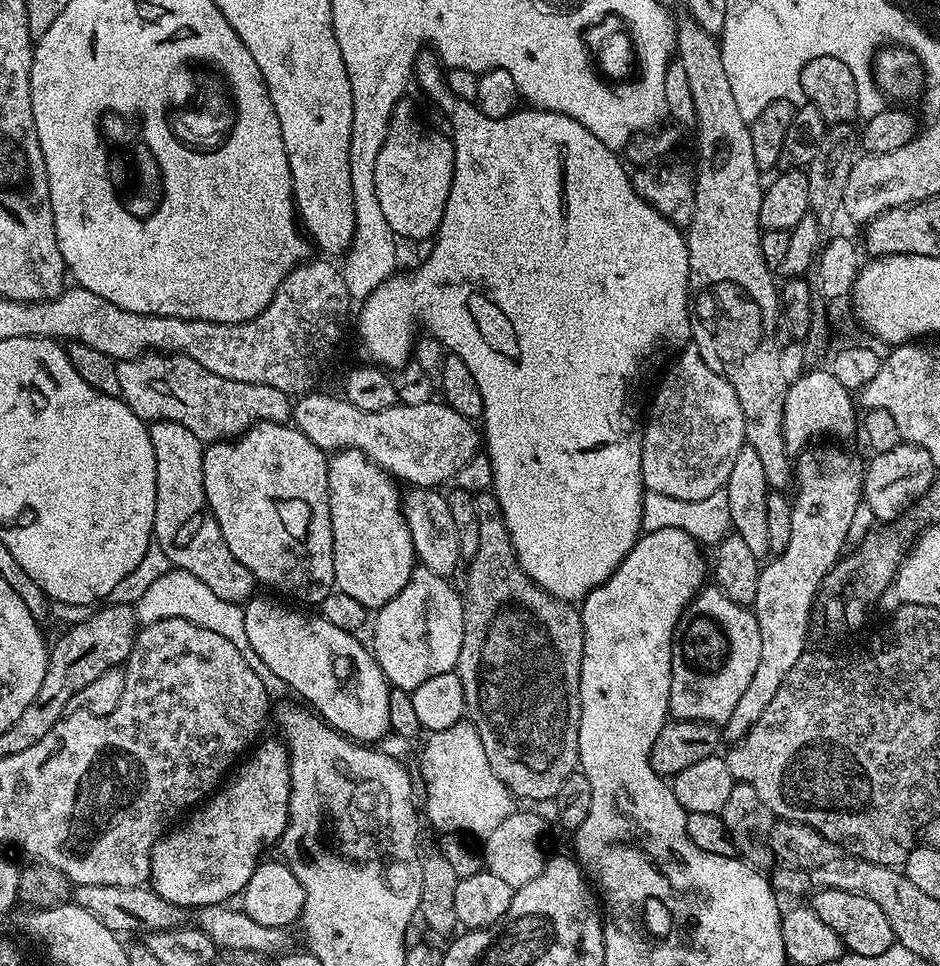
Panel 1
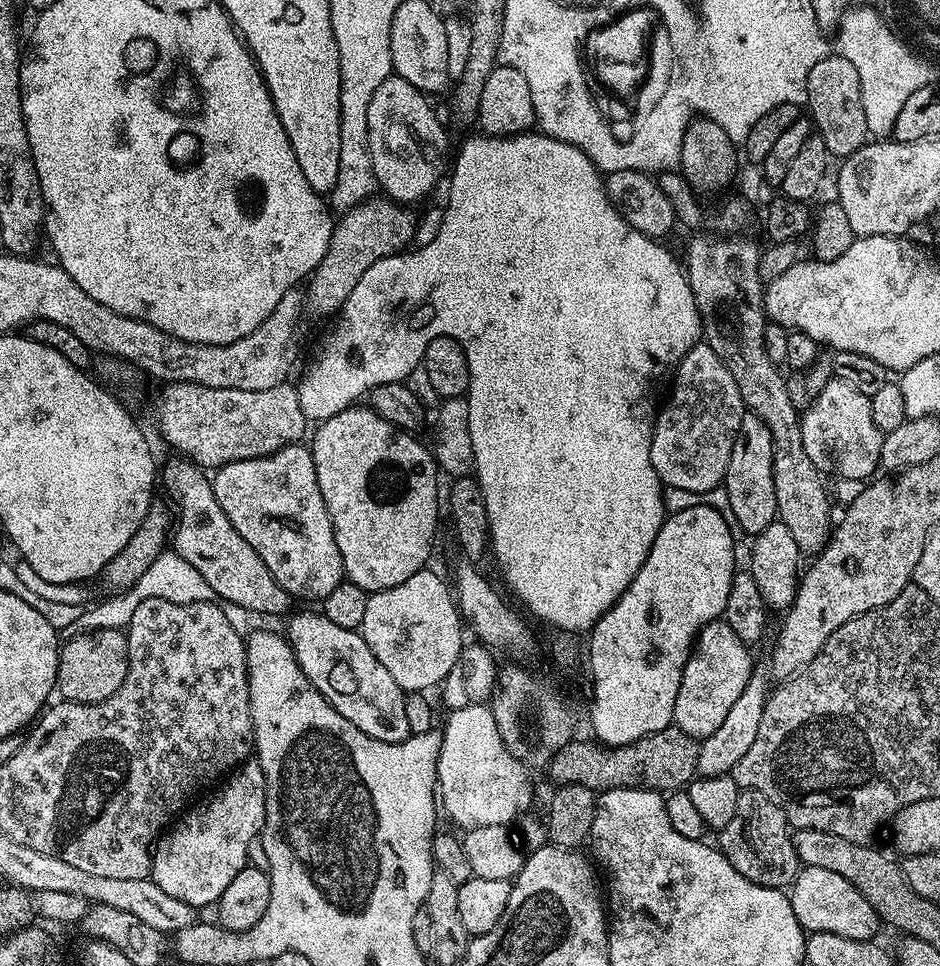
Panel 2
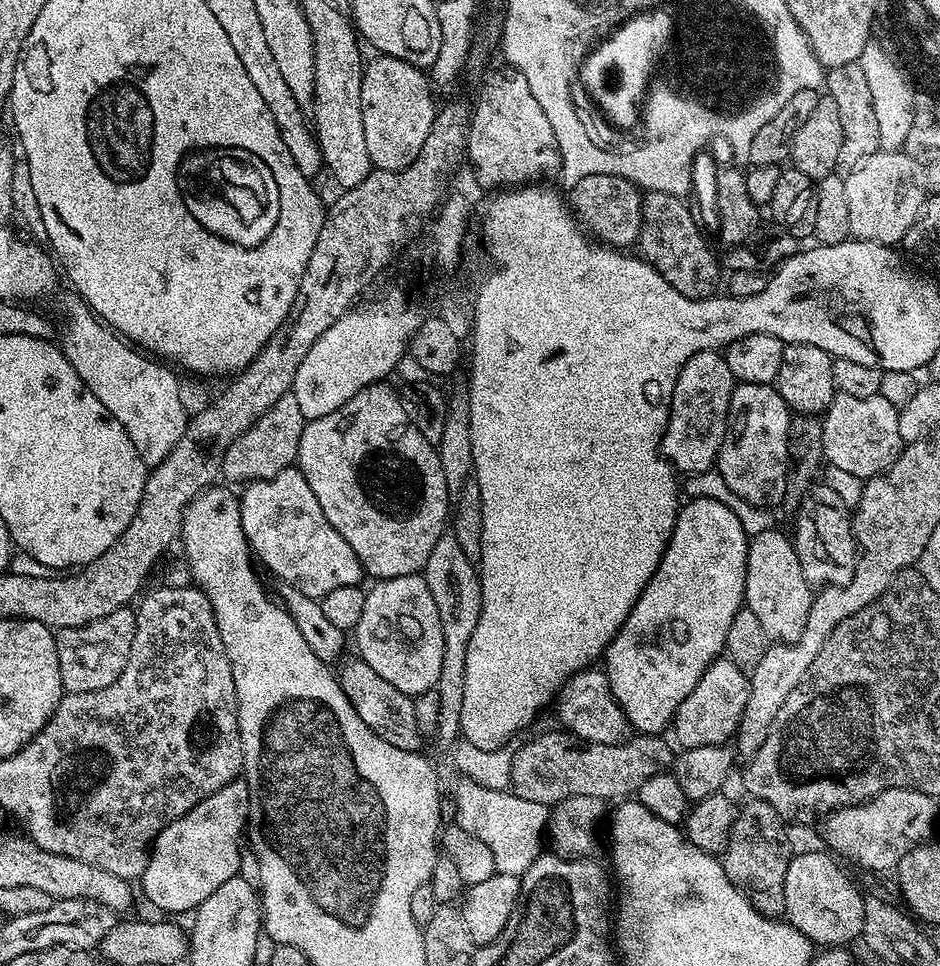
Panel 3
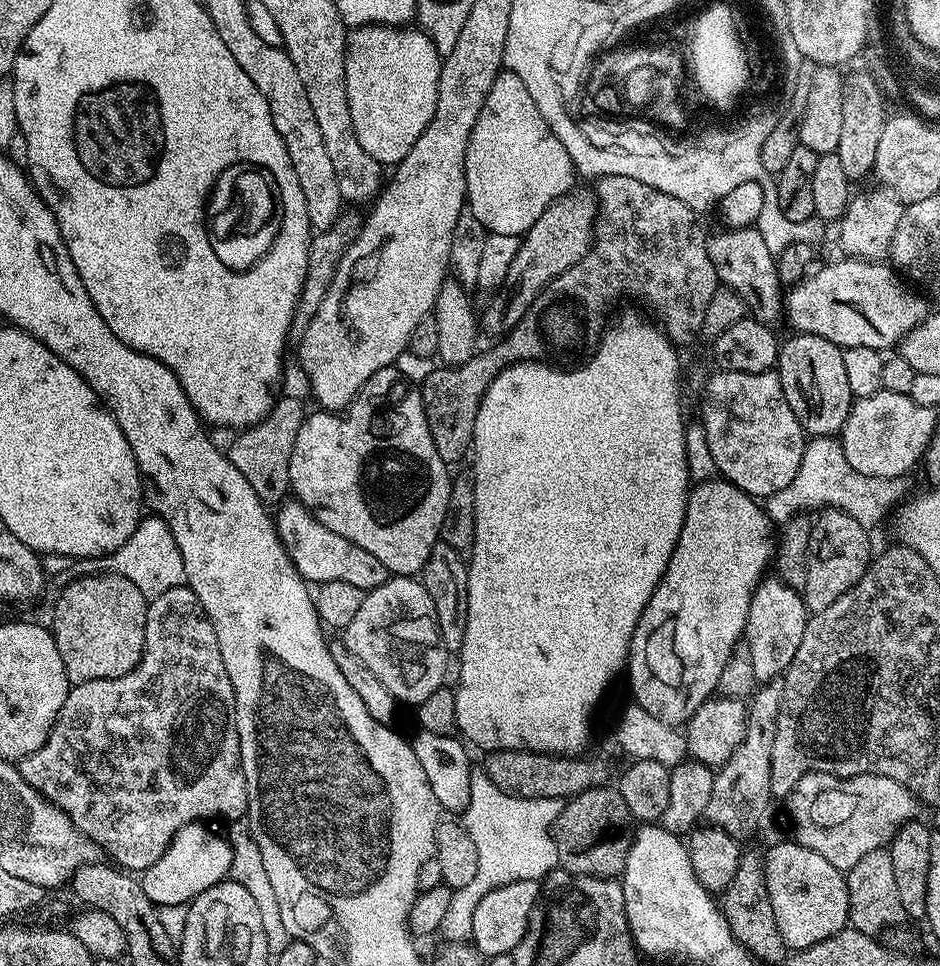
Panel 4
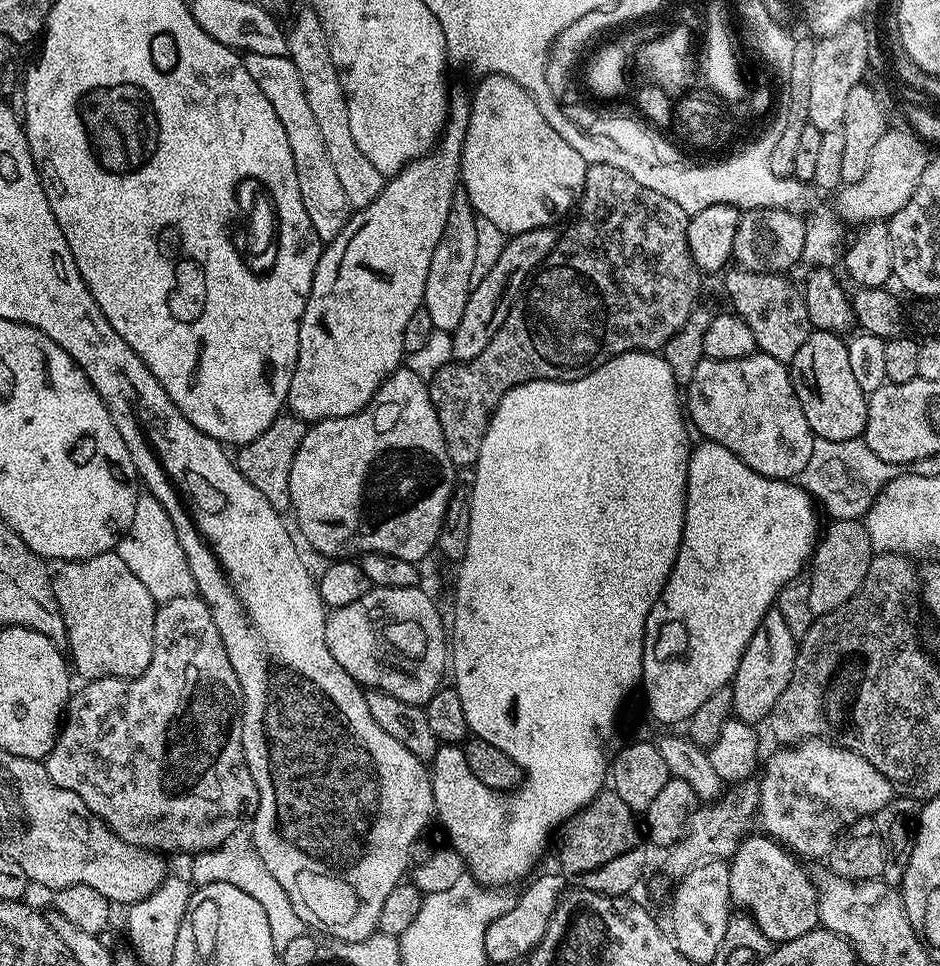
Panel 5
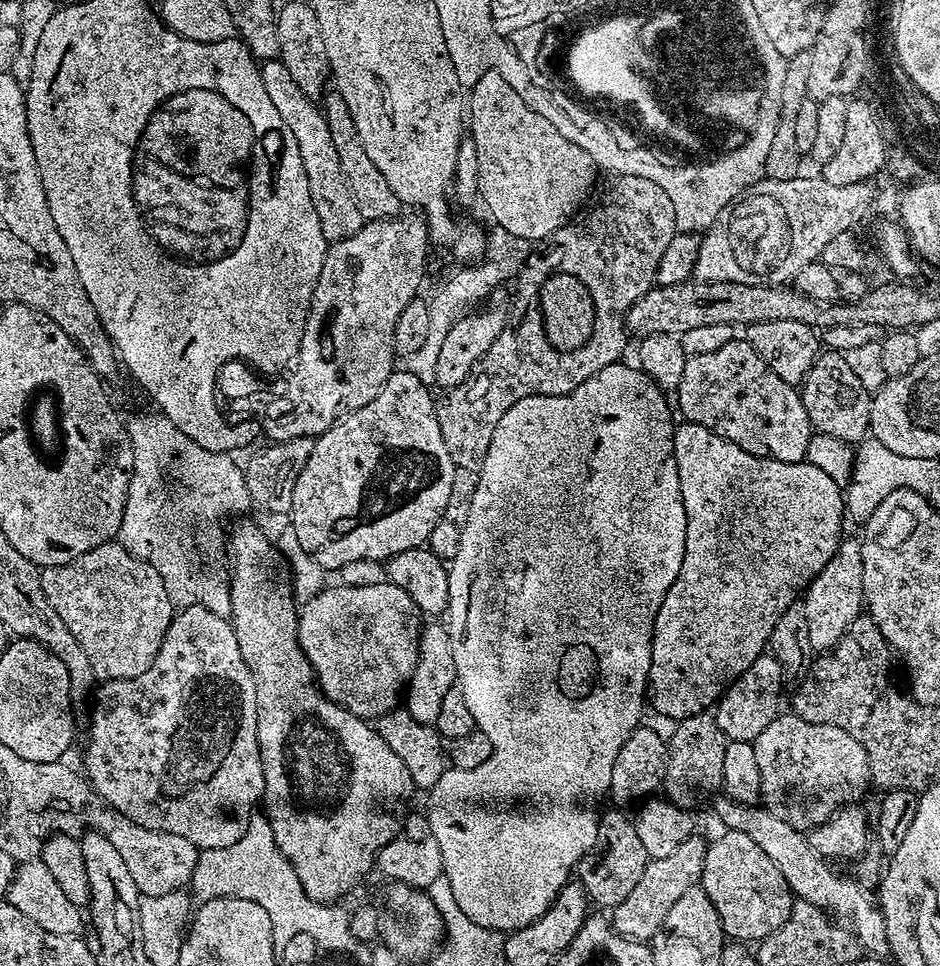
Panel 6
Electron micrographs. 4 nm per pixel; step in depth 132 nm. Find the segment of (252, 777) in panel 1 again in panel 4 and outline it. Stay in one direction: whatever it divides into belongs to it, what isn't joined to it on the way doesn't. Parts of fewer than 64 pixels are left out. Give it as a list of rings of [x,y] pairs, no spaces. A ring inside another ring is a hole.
[[[204,822],[187,824],[174,834],[170,846],[142,873],[142,883],[146,890],[146,898],[159,905],[174,905],[192,903],[198,894],[210,890],[210,886],[219,884],[232,870],[232,845],[223,835],[211,832],[209,825]]]

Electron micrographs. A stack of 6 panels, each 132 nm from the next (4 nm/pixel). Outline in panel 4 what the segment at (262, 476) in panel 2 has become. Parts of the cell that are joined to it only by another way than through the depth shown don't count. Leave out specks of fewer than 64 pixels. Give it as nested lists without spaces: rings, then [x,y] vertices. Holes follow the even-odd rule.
[[[281,503],[275,509],[276,532],[301,578],[316,586],[326,582],[350,582],[363,592],[374,590],[389,580],[386,566],[382,566],[374,554],[362,550],[362,546],[354,541],[342,538],[342,534],[334,534],[334,530],[326,530],[326,526],[322,526],[322,522],[318,522],[303,504],[288,503]]]

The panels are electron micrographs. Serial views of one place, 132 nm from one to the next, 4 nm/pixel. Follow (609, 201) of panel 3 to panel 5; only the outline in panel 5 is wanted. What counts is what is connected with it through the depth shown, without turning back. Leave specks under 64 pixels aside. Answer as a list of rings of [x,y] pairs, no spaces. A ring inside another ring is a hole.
[[[549,226],[517,232],[507,241],[493,269],[472,288],[462,320],[450,334],[453,361],[463,362],[478,358],[478,354],[482,354],[482,350],[490,346],[490,338],[494,338],[494,334],[502,330],[502,322],[506,322],[510,310],[516,305],[516,299],[524,290],[524,285],[528,283],[532,273],[540,267],[541,262],[552,253],[557,239],[557,229]]]

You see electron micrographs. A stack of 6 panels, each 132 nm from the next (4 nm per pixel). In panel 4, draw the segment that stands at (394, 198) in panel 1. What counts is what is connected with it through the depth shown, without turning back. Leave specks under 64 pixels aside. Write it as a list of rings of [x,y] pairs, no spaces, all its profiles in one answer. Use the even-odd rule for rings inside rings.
[[[362,24],[349,31],[348,48],[344,53],[346,54],[346,98],[350,102],[350,122],[354,122],[354,134],[358,134],[358,142],[362,142],[362,150],[366,150],[370,158],[374,158],[385,166],[395,166],[402,158],[406,158],[406,154],[410,154],[410,146],[414,146],[414,142],[422,138],[422,130],[426,130],[426,126],[430,126],[430,118],[434,118],[434,106],[438,102],[438,78],[442,63],[440,51],[434,46],[432,39],[419,27]]]

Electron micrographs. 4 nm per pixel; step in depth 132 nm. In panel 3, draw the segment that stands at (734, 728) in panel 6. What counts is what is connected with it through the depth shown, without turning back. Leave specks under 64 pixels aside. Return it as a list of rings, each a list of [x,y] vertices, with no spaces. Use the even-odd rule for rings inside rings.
[[[772,527],[748,541],[744,604],[758,618],[769,641],[793,644],[802,638],[802,630],[806,630],[814,589],[806,582],[806,574],[802,574],[802,562],[798,562],[793,537],[779,530]]]

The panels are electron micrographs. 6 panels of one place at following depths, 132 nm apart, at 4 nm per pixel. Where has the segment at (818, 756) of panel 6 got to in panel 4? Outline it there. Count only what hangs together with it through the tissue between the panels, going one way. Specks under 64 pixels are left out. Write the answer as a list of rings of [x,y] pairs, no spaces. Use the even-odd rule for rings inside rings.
[[[809,772],[796,784],[795,790],[786,797],[788,816],[792,819],[792,832],[795,843],[814,850],[814,854],[822,854],[830,866],[847,874],[866,854],[879,848],[887,849],[903,824],[917,819],[918,801],[902,782],[894,782],[894,778],[885,776],[831,776],[825,772]]]

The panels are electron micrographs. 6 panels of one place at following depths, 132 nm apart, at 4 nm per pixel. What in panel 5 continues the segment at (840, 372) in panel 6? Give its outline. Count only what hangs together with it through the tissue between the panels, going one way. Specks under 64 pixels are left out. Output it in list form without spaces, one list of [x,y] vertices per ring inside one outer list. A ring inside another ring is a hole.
[[[814,330],[806,342],[802,342],[798,354],[794,354],[790,371],[798,406],[802,406],[802,414],[806,414],[813,437],[837,442],[863,437],[868,421],[868,396],[850,371],[847,343],[837,333]]]

